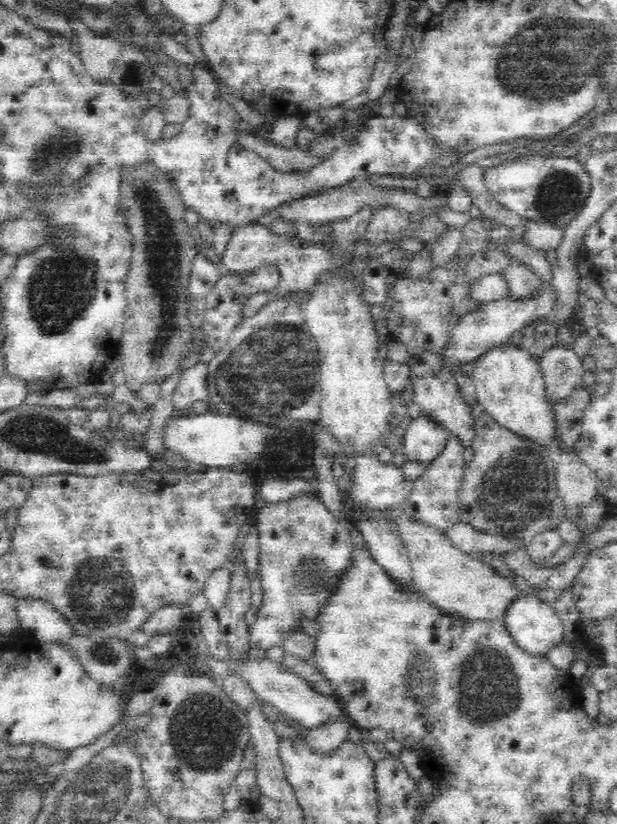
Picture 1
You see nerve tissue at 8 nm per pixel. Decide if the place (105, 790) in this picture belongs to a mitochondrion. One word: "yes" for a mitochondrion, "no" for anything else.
yes

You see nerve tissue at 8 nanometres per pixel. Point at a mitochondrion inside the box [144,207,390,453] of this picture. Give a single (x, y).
(269, 366)

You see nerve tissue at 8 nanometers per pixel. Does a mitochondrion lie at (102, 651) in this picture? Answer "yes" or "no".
yes

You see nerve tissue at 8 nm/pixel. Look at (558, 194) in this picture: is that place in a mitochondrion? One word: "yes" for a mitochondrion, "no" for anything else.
yes

